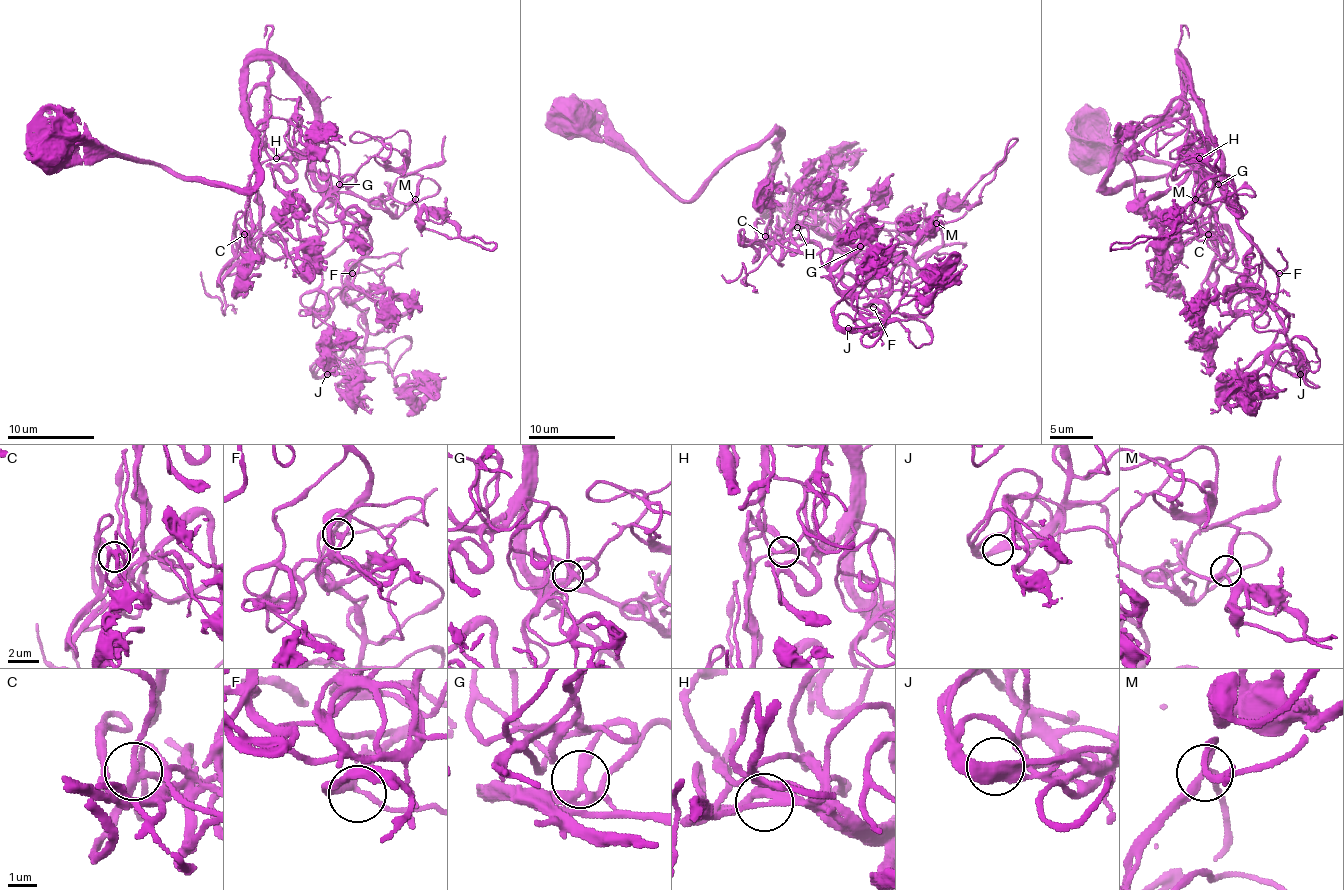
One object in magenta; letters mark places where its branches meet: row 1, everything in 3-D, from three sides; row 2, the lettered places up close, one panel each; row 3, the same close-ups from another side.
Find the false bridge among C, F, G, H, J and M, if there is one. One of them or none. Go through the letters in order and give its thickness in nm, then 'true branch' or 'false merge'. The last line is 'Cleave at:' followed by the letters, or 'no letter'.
C: calibre 200 nm; true branch
F: calibre 240 nm; true branch
G: calibre 260 nm; true branch
H: calibre 220 nm; true branch
J: calibre 380 nm; true branch
M: calibre 190 nm; true branch
Cleave at: no letter

